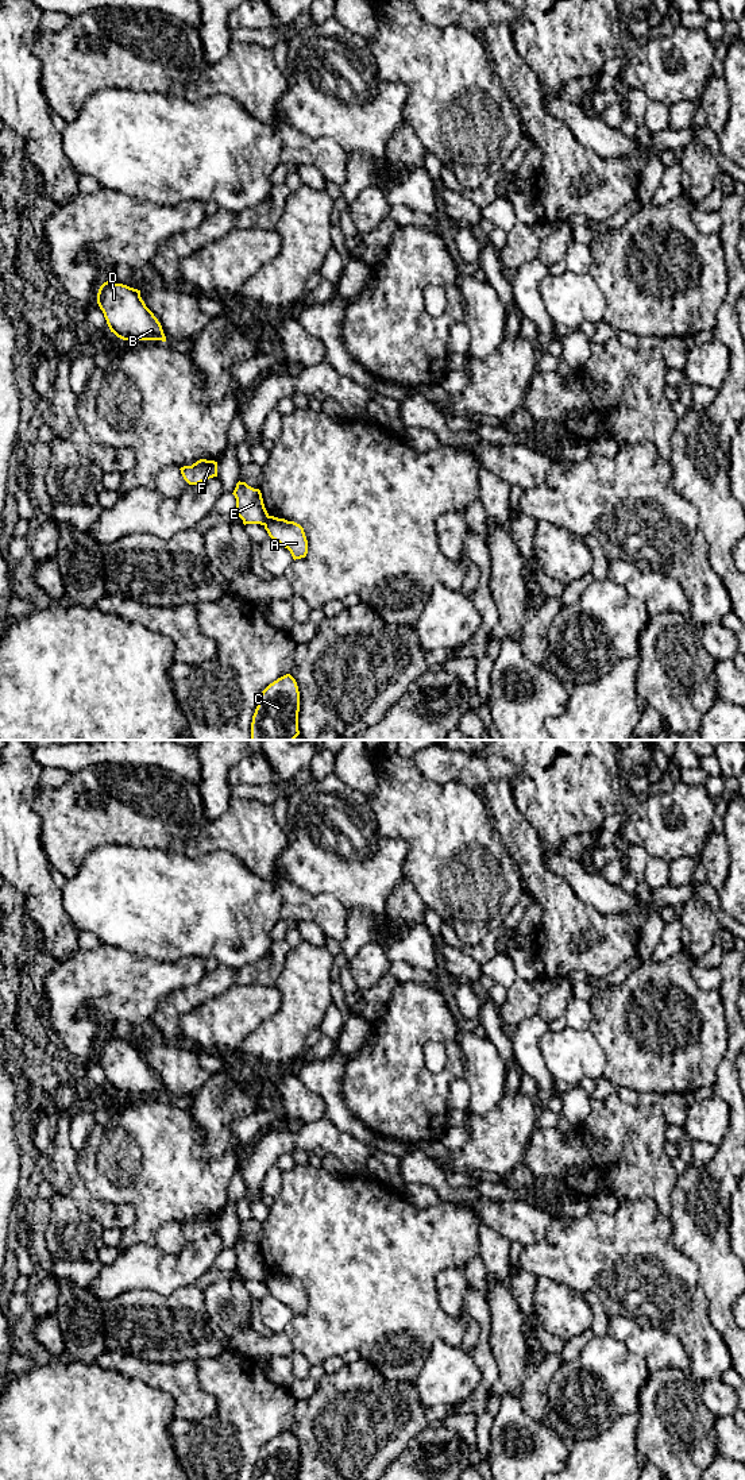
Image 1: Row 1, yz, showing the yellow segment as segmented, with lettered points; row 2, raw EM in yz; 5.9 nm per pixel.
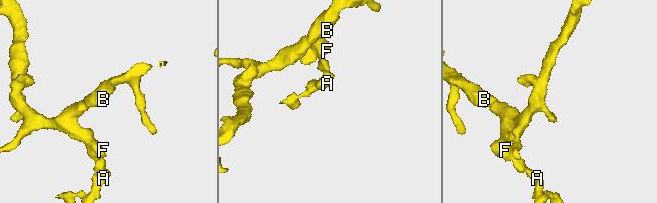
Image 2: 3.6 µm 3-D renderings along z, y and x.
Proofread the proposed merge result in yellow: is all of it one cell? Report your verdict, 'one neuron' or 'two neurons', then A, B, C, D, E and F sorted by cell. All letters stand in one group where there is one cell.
two neurons | A C / B D E F

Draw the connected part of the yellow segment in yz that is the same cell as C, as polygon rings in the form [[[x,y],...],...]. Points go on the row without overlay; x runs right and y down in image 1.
[[[286,1430],[260,1450],[251,1480],[298,1480],[300,1448],[296,1435]]]

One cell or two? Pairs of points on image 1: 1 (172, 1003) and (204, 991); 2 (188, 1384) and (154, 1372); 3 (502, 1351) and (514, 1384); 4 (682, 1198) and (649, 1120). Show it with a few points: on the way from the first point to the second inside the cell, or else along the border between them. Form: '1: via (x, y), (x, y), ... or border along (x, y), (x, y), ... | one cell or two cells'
1: via (180, 1002), (196, 994) | one cell
2: via (180, 1380), (162, 1376) | one cell
3: via (510, 1359), (510, 1376) | one cell
4: border along (678, 1180), (671, 1193), (670, 1214) | two cells

